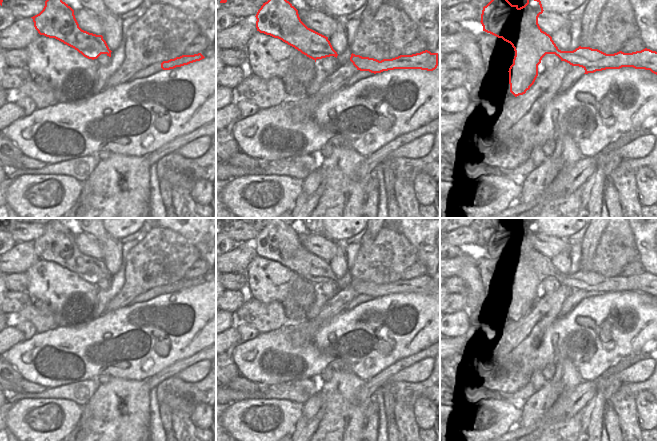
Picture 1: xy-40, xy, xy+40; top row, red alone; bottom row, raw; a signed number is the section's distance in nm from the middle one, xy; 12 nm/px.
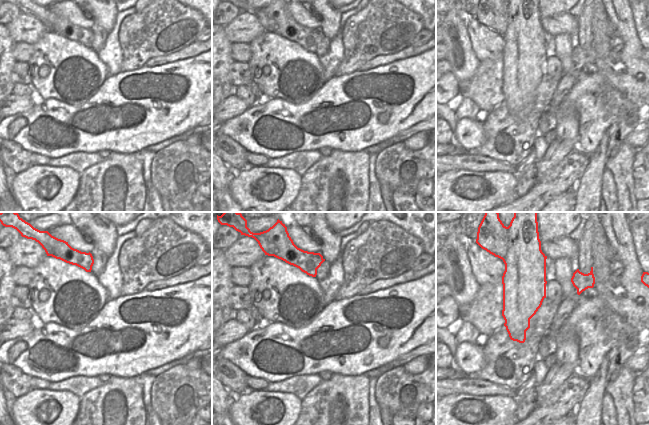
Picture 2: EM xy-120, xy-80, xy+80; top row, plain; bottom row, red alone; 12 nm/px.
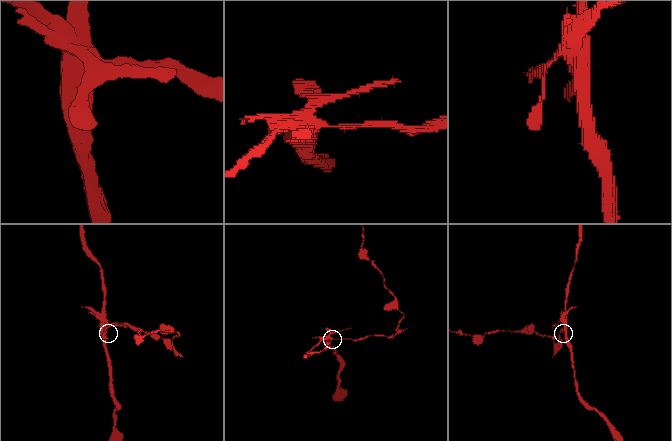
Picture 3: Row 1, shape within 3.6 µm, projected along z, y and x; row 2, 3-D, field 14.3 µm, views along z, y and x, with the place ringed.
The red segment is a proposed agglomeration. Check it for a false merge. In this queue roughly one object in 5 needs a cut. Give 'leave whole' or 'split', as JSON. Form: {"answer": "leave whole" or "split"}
{"answer": "split"}

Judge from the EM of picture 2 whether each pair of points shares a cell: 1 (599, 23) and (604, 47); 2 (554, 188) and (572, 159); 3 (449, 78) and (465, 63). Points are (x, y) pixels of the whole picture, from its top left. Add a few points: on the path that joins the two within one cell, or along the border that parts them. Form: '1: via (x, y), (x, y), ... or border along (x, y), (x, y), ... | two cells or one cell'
1: via (599, 29), (601, 41) | one cell
2: via (557, 181), (572, 166) | one cell
3: border along (450, 71), (458, 81) | two cells

